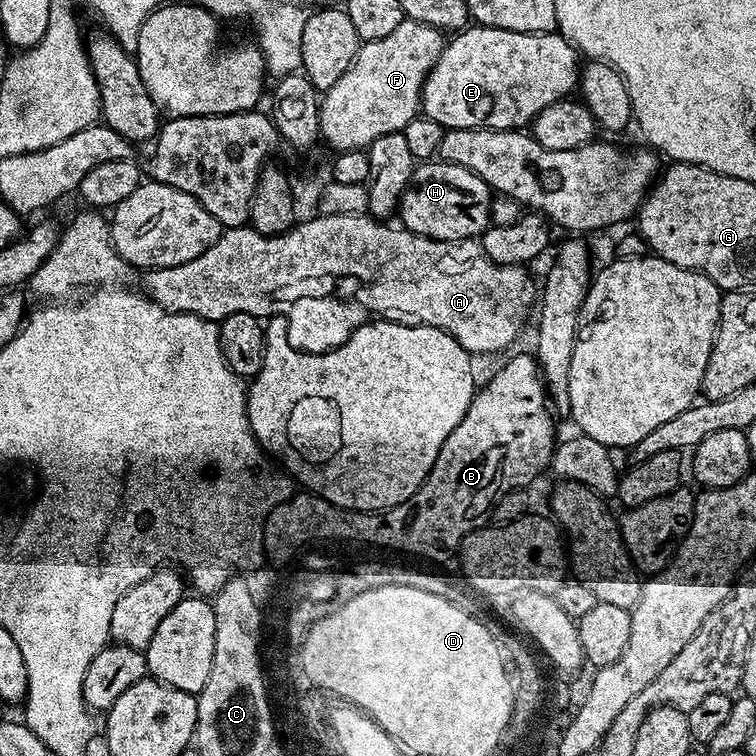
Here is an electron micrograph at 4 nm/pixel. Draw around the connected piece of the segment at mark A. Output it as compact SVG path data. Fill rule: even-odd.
M338 214L337 216L313 215L313 220L301 219L288 232L283 232L277 236L263 236L258 234L251 226L242 228L225 228L221 231L220 237L198 258L190 258L190 262L182 262L178 266L162 266L161 268L149 268L143 273L144 285L142 291L149 296L158 306L162 306L166 312L177 312L178 314L190 314L200 316L204 320L221 321L230 314L254 314L261 318L271 318L282 316L283 310L288 309L288 304L292 300L301 296L321 297L324 292L332 292L332 288L340 288L344 292L344 300L352 296L356 300L358 310L368 311L368 314L395 314L400 318L407 318L409 321L426 326L434 326L438 330L446 330L460 345L473 354L479 352L500 352L503 348L508 348L520 336L520 327L524 324L524 319L528 316L528 311L533 311L538 300L538 284L528 277L527 267L515 264L514 266L502 266L495 264L490 257L484 253L482 246L475 239L471 240L431 240L425 236L419 236L413 232L407 232L402 226L391 228L391 223L381 222L369 215L351 216L350 214Z

